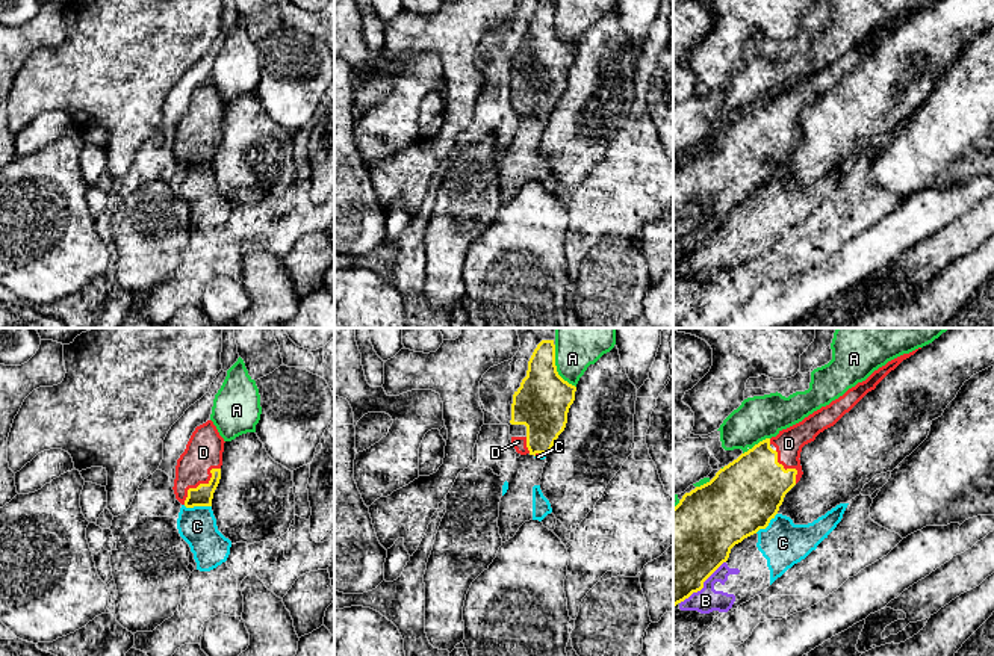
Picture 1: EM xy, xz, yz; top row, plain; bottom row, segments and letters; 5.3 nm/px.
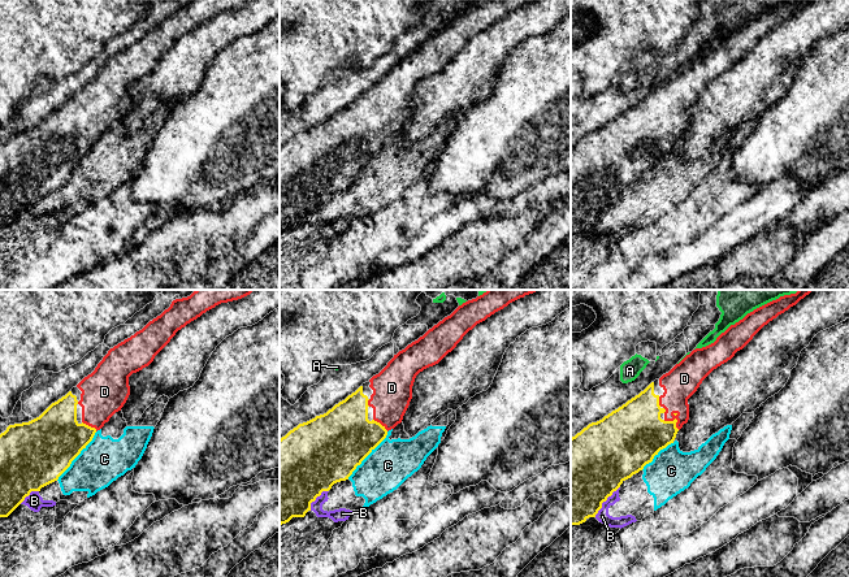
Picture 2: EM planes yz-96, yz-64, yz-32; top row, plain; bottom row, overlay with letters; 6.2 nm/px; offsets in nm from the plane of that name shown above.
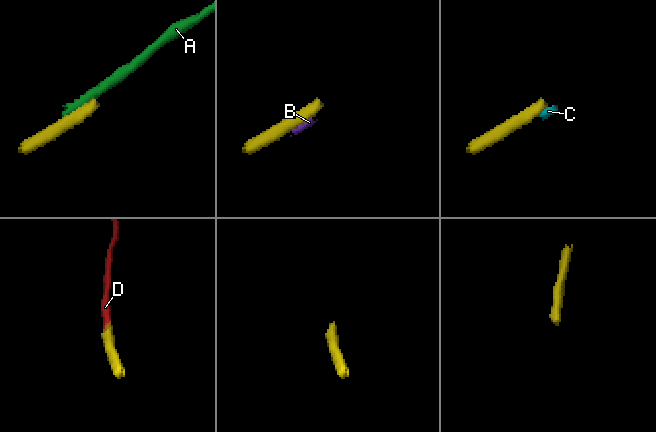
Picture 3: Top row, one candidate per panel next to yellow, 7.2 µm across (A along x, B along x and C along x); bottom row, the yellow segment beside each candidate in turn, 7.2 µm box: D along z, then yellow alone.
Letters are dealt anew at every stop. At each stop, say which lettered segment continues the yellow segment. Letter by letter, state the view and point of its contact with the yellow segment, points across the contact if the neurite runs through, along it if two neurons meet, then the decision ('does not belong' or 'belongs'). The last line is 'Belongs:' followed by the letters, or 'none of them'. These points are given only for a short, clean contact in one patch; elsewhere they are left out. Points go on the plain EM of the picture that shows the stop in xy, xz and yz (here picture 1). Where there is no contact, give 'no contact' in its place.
A: xz (556, 29) | does not belong
B: yz (702, 247) | does not belong
C: xy (197, 167) | along xy (183, 167), (211, 168) | does not belong
D: xy (200, 145) | across xy (201, 157), (200, 145), (203, 114) | belongs
Belongs: D

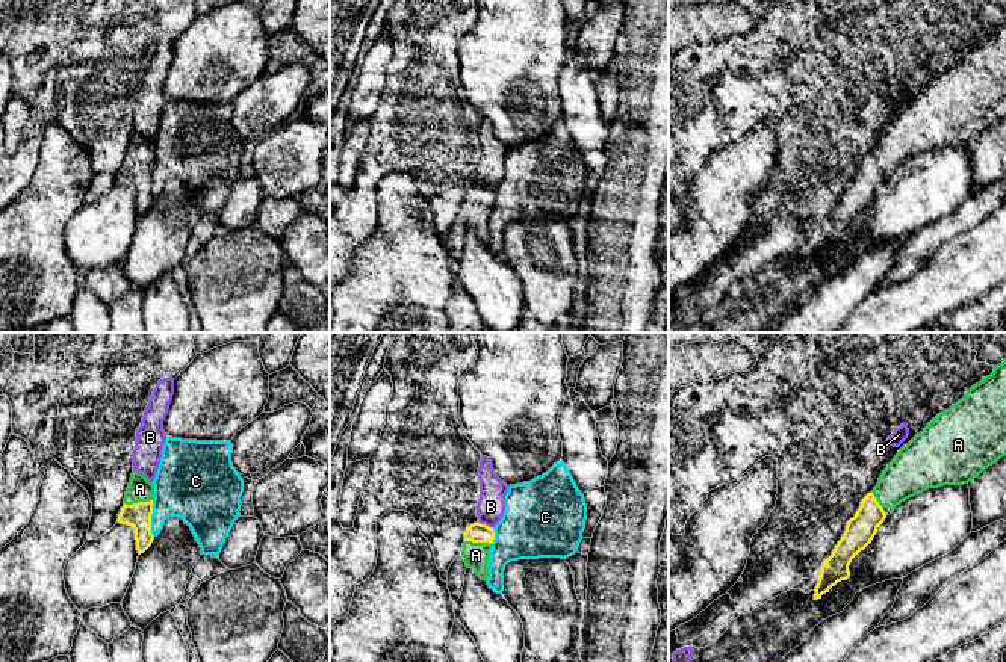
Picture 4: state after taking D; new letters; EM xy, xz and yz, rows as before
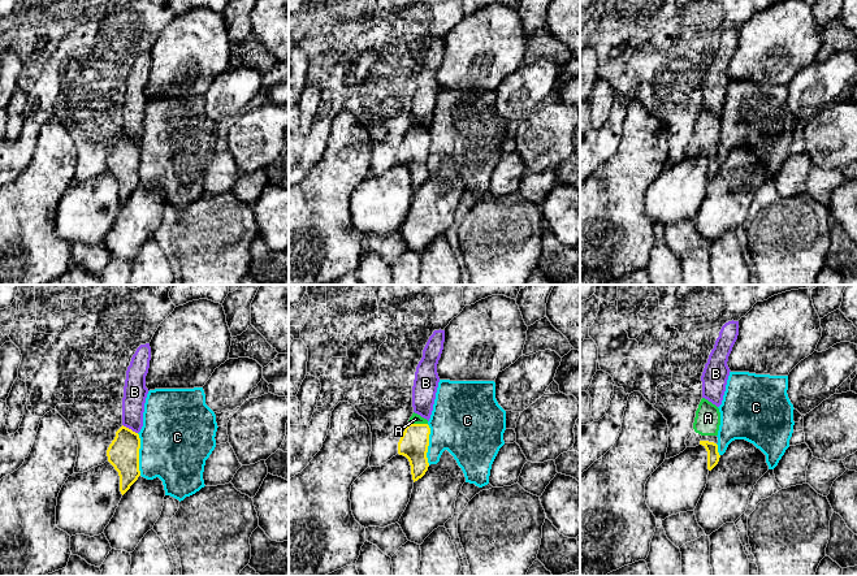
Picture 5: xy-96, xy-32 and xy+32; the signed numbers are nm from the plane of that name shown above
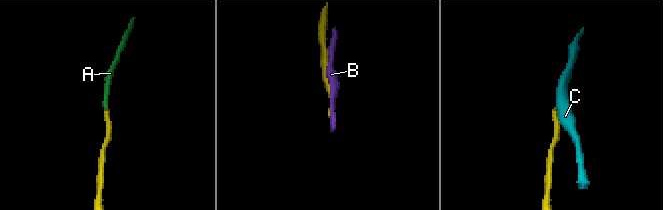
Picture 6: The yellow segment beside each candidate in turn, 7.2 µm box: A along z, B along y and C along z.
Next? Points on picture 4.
A: xy (138, 163) | across xy (138, 176), (138, 163), (139, 150) | belongs
B: xz (484, 186) | does not belong
C: xy (150, 180) | does not belong
Belongs: A

